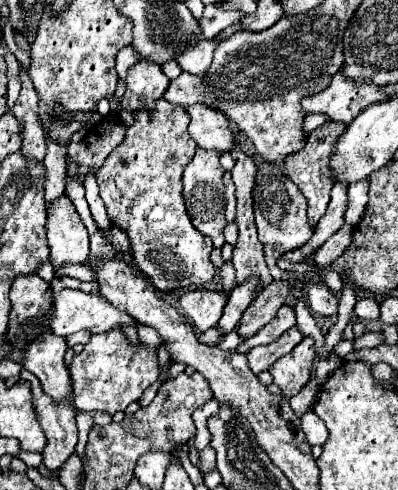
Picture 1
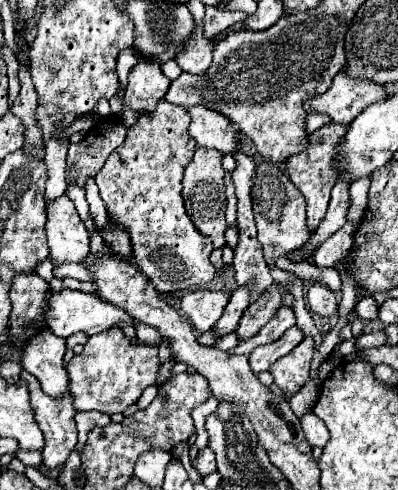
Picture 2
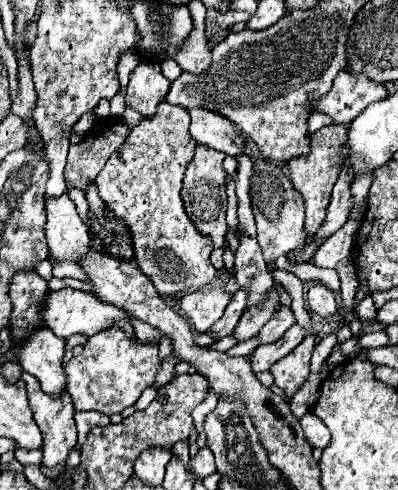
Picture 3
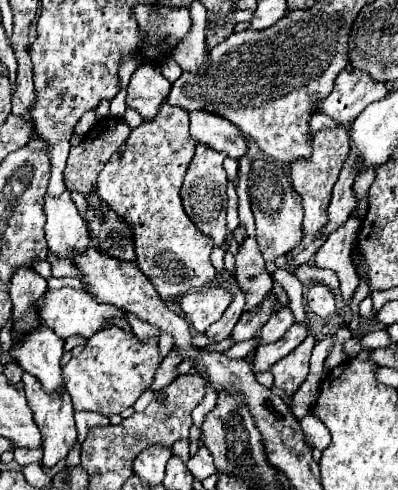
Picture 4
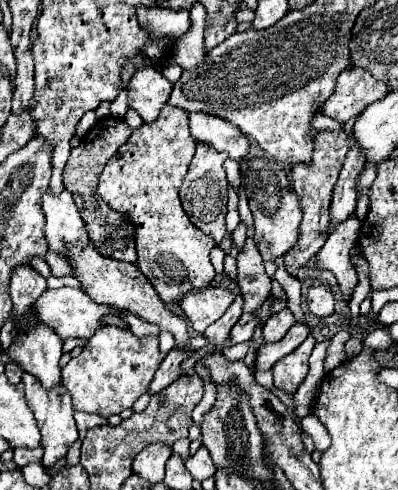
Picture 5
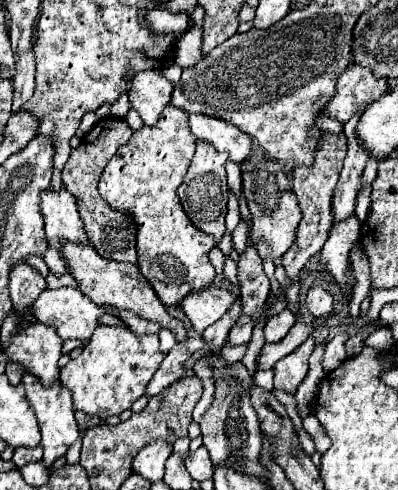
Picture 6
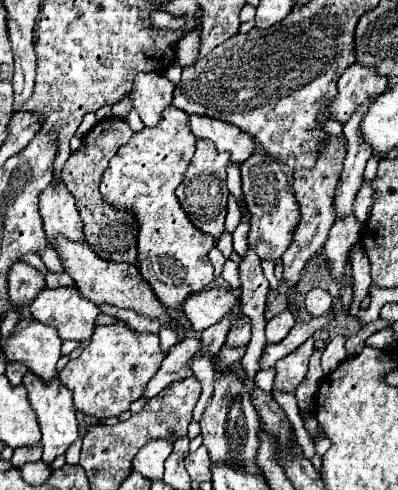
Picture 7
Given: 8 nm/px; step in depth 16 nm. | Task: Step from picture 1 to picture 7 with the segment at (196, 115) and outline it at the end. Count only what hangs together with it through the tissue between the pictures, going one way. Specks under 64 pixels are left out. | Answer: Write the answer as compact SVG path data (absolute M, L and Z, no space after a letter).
M190 116L190 126L196 138L212 140L218 152L230 152L232 162L244 162L254 148L254 138L234 124L212 120L206 116Z

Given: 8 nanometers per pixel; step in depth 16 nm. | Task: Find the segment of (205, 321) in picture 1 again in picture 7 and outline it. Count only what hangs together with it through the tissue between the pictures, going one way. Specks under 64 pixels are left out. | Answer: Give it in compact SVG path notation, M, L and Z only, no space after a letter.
M216 286L210 290L202 290L190 296L184 302L184 312L192 322L196 332L204 332L206 328L218 324L224 316L228 316L238 306L238 296L228 288Z

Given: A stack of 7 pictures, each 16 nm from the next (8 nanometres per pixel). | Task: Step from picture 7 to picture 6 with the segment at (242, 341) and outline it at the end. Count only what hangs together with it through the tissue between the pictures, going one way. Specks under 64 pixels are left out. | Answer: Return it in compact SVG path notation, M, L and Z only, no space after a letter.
M242 314L236 324L232 327L228 335L228 346L236 346L236 344L248 344L250 336L252 336L252 318Z

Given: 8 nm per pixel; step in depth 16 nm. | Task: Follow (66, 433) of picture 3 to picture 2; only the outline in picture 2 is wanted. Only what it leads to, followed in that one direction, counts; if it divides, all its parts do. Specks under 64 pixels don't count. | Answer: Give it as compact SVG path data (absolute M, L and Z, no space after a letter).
M22 372L22 380L28 384L30 400L36 412L36 422L44 432L44 466L56 468L66 462L68 454L76 446L76 422L74 422L74 406L72 398L52 400L52 396L44 394L36 376Z

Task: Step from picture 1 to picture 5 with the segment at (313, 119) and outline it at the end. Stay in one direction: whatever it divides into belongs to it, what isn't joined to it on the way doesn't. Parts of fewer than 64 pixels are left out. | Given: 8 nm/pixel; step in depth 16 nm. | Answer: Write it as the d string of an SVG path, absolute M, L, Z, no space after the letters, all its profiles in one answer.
M316 114L314 120L312 120L312 128L314 128L314 130L337 131L341 127L342 124L340 124L340 122L336 122L336 120L332 120L332 118L324 116L324 114Z

